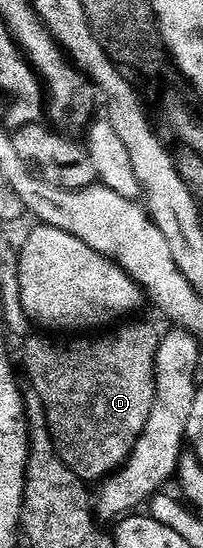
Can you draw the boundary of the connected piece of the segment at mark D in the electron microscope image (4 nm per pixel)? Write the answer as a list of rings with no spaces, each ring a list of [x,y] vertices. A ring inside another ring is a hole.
[[[131,323],[128,327],[123,327],[120,331],[113,332],[112,335],[99,333],[94,337],[48,337],[43,333],[35,334],[39,335],[35,335],[32,339],[27,339],[23,343],[23,367],[27,370],[28,381],[31,382],[28,383],[30,390],[35,391],[37,397],[41,397],[41,401],[45,405],[47,428],[53,437],[53,445],[57,449],[61,461],[65,461],[65,465],[69,469],[73,469],[75,476],[84,481],[92,481],[91,479],[102,481],[108,475],[114,475],[133,453],[133,449],[149,421],[149,413],[155,404],[155,362],[157,361],[157,349],[159,348],[161,331],[158,331],[155,327],[150,327],[147,323]]]

